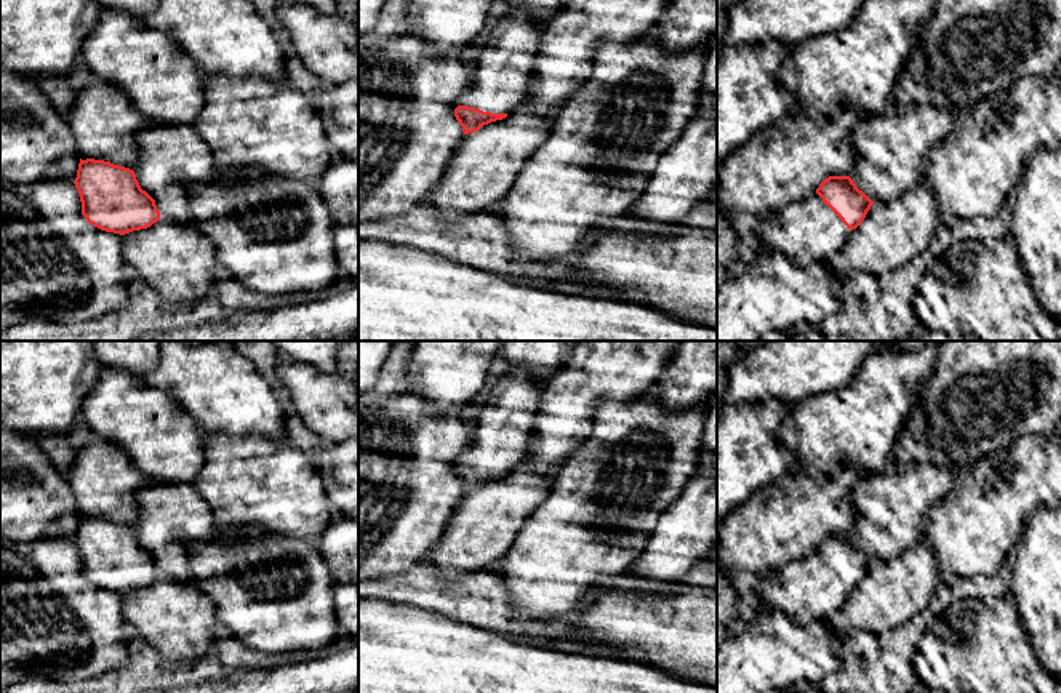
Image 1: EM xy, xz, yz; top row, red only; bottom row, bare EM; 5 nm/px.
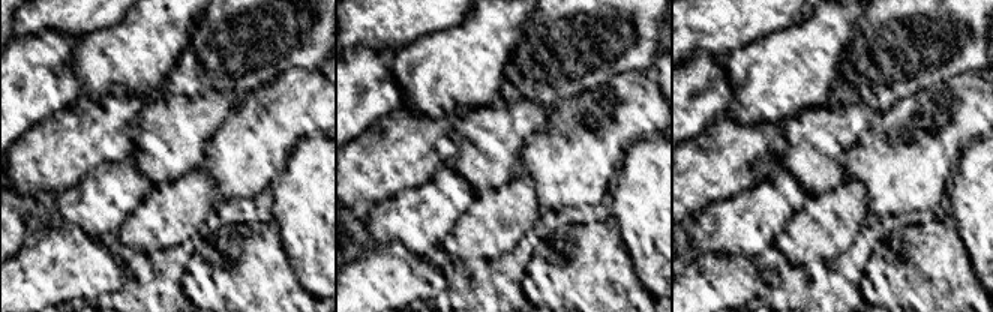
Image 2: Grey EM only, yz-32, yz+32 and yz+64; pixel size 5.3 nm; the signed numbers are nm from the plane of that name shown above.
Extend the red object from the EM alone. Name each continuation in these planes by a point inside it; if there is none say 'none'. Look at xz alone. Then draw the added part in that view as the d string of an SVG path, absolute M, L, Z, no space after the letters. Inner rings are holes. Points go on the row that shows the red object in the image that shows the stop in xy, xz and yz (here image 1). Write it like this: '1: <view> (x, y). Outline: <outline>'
1: xz (506, 64). Outline: M509 11L491 26L474 82L459 96L459 106L491 114L509 114L523 104L539 51L543 29L525 13Z

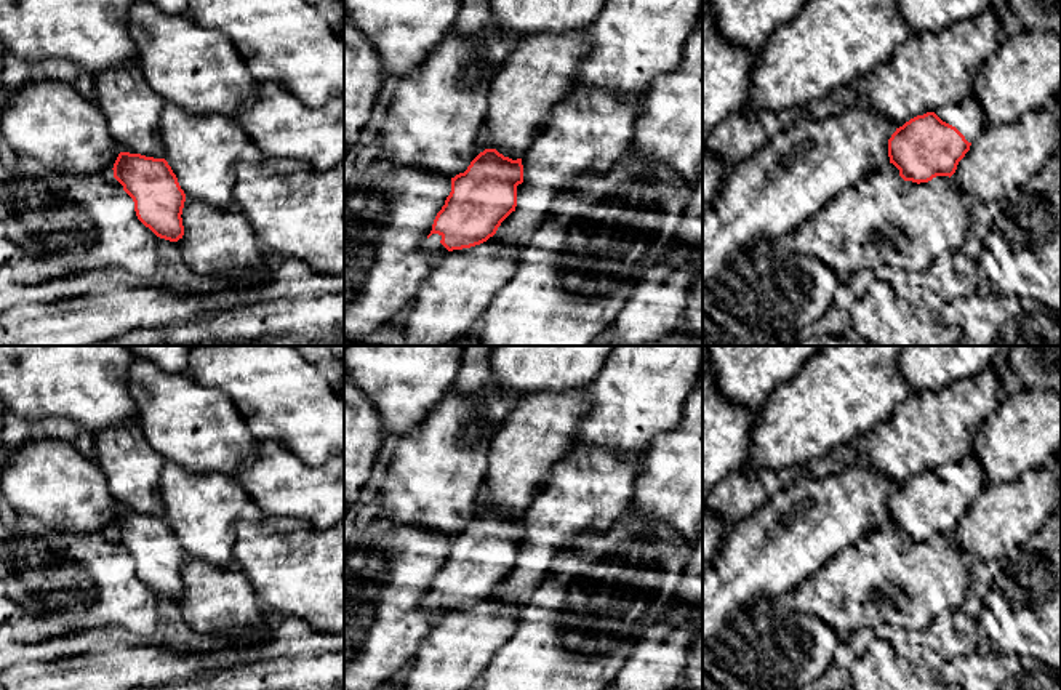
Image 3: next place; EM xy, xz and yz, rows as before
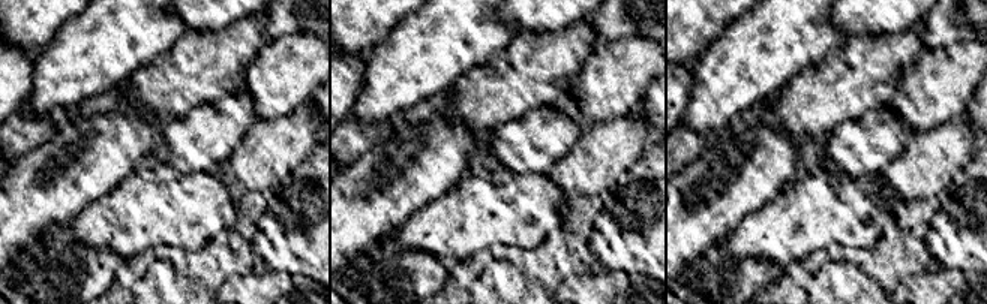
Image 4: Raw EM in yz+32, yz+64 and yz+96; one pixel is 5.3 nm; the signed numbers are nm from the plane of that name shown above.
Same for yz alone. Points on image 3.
1: yz (967, 116). Outline: M968 94L957 104L941 107L938 117L955 126L968 142L973 142L987 126L981 101L976 94Z

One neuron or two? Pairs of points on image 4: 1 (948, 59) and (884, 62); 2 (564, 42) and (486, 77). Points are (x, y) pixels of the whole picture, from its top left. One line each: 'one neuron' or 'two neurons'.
1: two neurons
2: one neuron

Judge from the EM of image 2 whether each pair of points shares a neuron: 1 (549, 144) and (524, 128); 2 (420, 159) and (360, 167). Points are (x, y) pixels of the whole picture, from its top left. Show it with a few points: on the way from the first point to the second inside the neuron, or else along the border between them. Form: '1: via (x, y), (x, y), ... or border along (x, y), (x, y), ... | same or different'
1: border along (555, 107), (551, 117), (525, 143), (522, 150) | different
2: via (405, 159), (386, 159), (375, 167) | same

